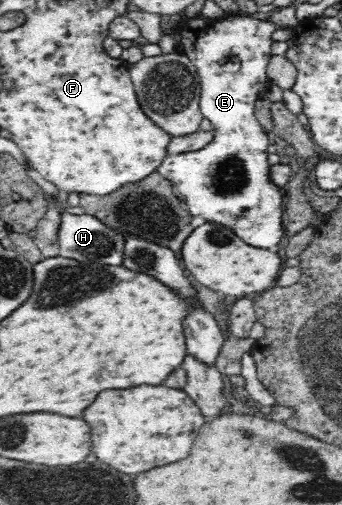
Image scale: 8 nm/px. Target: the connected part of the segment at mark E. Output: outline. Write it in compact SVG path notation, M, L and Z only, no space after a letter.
M201 16L184 18L179 28L172 29L185 35L181 52L195 65L201 85L199 108L212 122L215 136L212 143L196 151L169 154L157 172L173 184L190 214L227 227L254 247L278 246L286 230L283 215L287 204L280 191L284 187L272 180L268 162L271 139L254 116L254 103L265 97L272 81L267 67L273 56L271 35L278 28L272 22L250 16L217 20Z

